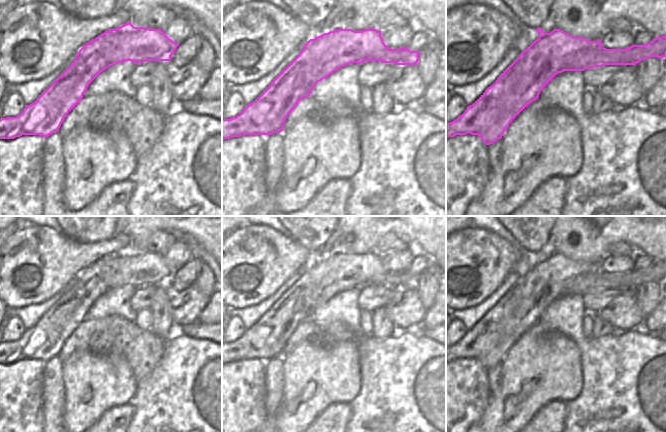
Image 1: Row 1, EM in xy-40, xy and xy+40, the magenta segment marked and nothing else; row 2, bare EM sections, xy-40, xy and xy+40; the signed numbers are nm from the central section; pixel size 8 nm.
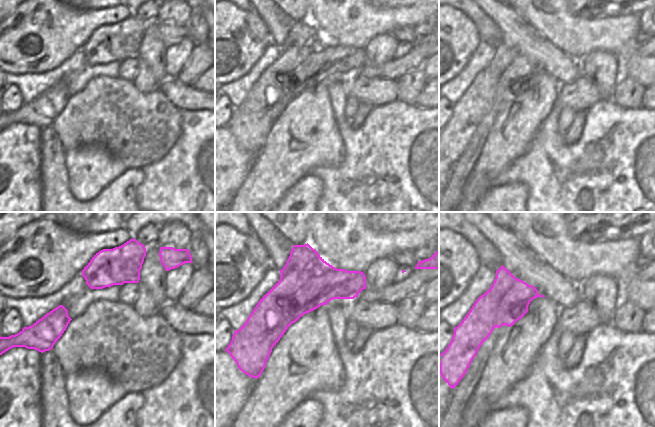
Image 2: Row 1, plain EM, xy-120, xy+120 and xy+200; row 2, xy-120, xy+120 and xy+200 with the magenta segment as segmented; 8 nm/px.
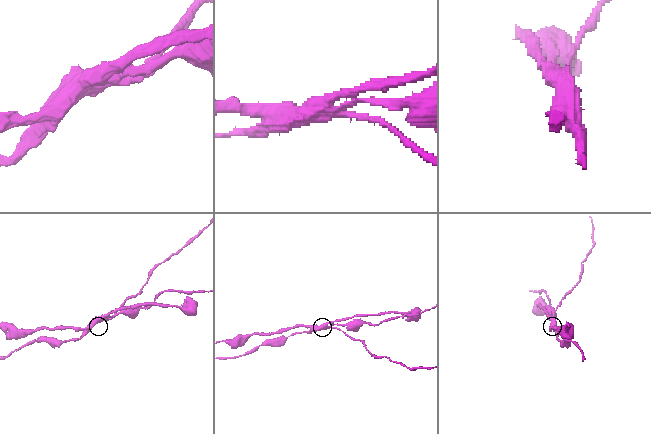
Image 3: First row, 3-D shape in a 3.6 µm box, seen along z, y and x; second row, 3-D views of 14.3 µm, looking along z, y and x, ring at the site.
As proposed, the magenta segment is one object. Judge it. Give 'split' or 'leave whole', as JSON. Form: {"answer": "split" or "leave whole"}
{"answer": "split"}

